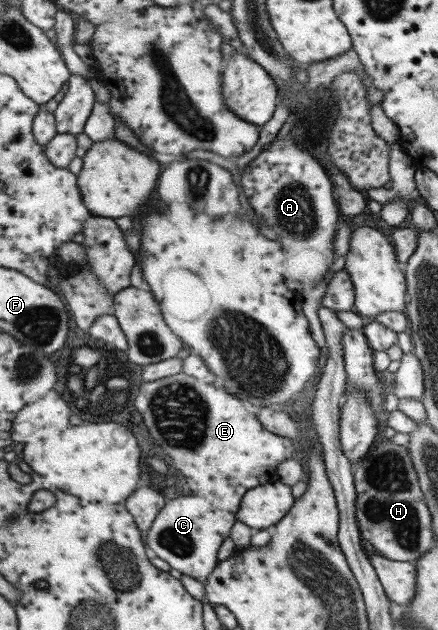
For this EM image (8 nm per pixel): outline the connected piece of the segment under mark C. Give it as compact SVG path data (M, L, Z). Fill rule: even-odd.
M197 494L170 500L159 511L158 518L147 535L147 545L153 556L165 560L183 575L188 574L205 584L217 568L217 554L223 542L230 537L237 522L234 512L217 506L215 502Z

